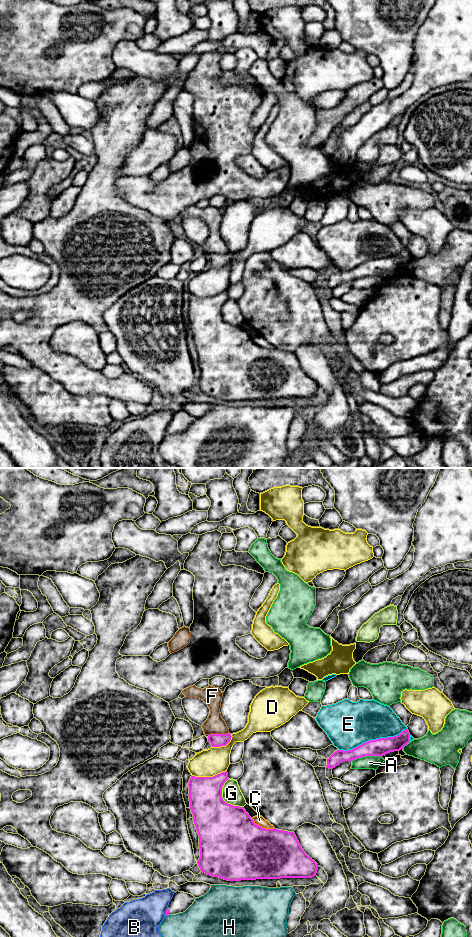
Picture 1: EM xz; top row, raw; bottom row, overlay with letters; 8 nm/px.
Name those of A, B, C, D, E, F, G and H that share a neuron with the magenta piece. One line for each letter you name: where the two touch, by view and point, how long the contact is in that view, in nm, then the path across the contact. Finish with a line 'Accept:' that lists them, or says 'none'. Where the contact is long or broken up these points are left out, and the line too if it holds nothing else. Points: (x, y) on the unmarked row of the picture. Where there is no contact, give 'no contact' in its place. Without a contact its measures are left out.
Accept: none

